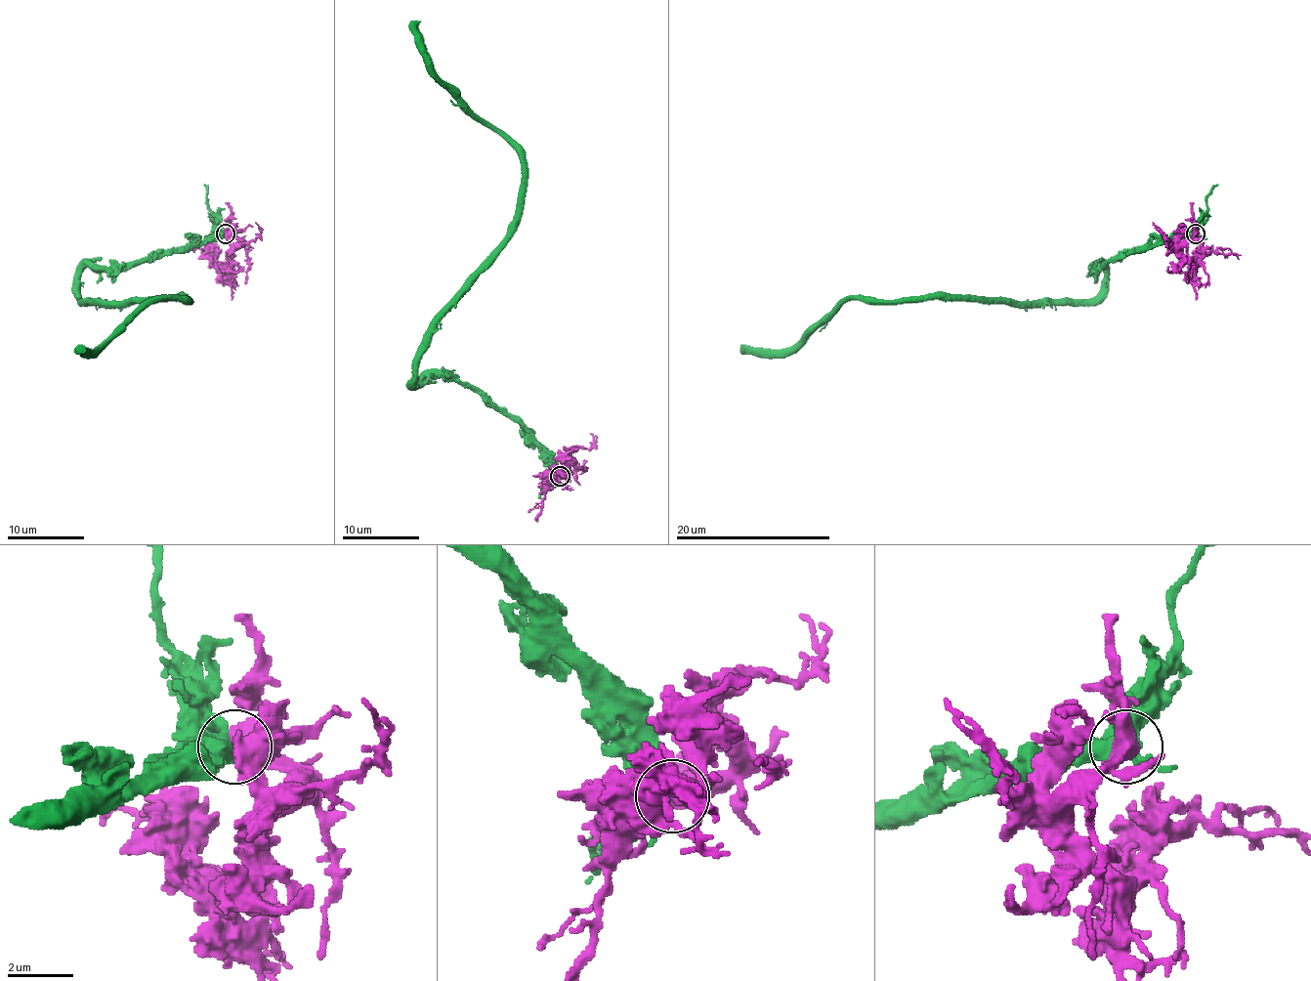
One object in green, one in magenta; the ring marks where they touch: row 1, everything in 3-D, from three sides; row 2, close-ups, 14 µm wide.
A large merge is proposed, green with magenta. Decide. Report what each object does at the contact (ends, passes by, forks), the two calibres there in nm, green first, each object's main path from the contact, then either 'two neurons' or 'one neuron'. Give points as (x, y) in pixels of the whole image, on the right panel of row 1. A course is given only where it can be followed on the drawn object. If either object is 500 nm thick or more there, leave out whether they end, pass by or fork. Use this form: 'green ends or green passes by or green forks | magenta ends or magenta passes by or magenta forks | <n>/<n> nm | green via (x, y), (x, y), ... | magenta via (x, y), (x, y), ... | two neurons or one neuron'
600/550 nm | green via (1196, 233), (1124, 250), (1097, 266), (1105, 274), (1105, 287), (1091, 299), (845, 299), (795, 347), (740, 347) | magenta via (1196, 233), (1184, 246), (1182, 256), (1194, 268), (1213, 252), (1239, 258) | one neuron

